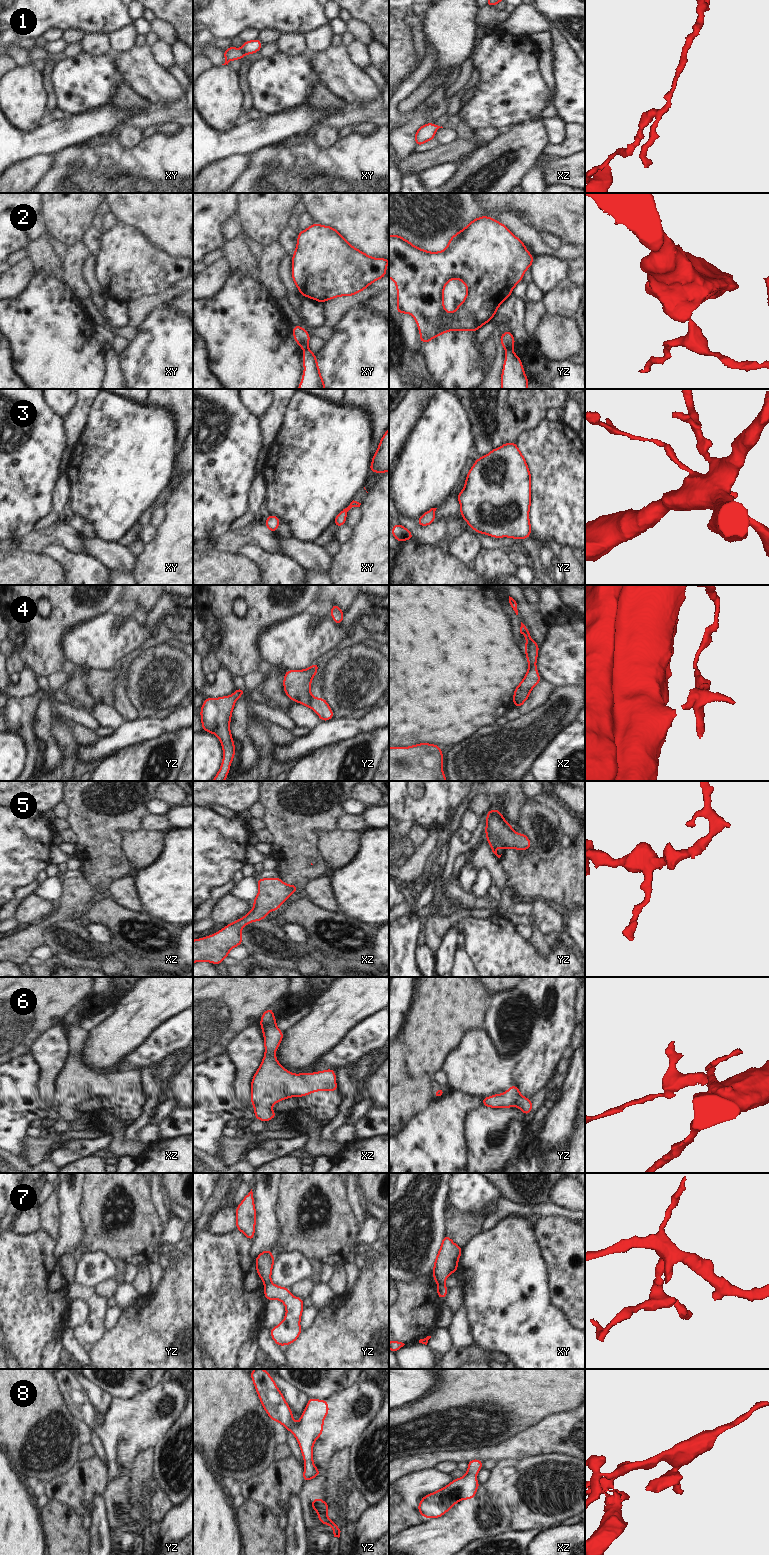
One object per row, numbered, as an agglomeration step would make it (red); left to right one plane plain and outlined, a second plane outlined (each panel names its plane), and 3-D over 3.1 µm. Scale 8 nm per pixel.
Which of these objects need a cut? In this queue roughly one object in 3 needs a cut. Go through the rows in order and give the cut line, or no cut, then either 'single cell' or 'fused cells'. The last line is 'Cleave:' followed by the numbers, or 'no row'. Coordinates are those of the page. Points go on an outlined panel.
1: xy (241, 51), (245, 54) | fused cells
2: yz (511, 347), (506, 350) | fused cells
3: no cut | single cell
4: no cut | single cell
5: no cut | single cell
6: no cut | single cell
7: yz (270, 1282), (264, 1285) | fused cells
8: no cut | single cell
Cleave: 1, 2, 7

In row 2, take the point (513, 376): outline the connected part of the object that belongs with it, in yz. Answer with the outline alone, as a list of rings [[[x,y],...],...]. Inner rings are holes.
[[[507,349],[501,374],[501,389],[528,389],[528,378],[523,364],[512,350]]]

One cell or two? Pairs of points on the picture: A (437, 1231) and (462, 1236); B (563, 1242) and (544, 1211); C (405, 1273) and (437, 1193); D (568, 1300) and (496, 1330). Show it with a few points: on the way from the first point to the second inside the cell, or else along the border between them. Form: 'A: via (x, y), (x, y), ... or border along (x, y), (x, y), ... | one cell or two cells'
A: border along (446, 1209), (445, 1234) | two cells
B: border along (541, 1216), (561, 1216), (571, 1220) | two cells
C: via (405, 1253), (405, 1228), (417, 1213) | one cell
D: border along (548, 1282), (550, 1301), (569, 1323) | two cells

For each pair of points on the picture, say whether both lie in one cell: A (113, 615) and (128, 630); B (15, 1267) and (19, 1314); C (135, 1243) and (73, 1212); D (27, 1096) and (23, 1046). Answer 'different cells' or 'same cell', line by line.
A: same cell
B: same cell
C: different cells
D: different cells

